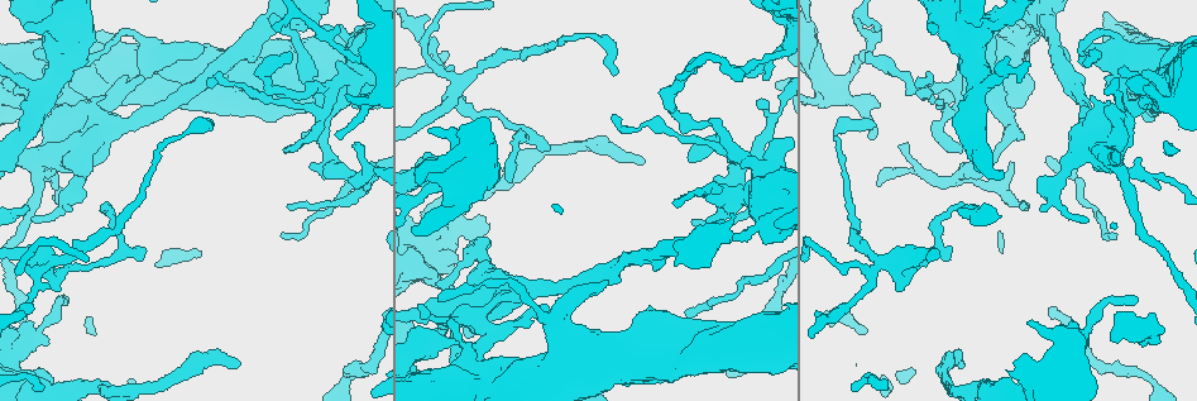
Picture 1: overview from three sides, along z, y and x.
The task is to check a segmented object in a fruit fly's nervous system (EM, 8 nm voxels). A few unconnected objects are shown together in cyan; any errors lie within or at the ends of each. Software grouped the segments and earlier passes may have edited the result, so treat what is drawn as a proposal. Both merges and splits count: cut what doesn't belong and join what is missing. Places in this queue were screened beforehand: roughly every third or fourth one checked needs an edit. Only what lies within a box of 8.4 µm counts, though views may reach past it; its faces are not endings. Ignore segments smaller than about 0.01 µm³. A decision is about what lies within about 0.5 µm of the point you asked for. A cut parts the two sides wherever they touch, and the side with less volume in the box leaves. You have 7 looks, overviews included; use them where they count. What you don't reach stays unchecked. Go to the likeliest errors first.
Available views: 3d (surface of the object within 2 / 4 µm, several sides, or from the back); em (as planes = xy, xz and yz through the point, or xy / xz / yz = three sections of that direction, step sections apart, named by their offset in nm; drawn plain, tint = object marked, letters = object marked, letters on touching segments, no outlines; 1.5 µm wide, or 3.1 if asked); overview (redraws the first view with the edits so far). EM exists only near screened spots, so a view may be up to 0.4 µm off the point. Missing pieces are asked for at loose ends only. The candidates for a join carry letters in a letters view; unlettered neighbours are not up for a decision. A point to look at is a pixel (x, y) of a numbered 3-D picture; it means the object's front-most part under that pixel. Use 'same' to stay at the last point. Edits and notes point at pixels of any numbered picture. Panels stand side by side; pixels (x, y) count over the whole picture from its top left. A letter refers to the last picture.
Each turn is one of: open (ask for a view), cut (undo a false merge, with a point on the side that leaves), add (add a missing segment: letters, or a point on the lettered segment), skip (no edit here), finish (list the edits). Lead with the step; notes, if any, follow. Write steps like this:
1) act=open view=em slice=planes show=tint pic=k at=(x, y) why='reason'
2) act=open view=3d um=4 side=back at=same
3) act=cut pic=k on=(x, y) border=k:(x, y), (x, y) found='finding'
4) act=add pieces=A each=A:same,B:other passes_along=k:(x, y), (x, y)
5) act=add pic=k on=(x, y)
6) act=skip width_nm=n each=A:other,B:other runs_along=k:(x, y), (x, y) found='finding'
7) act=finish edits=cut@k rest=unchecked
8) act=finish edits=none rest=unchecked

act=open view=em slice=planes show=letters pic=1 at=(853, 100) why='thick turns thin'

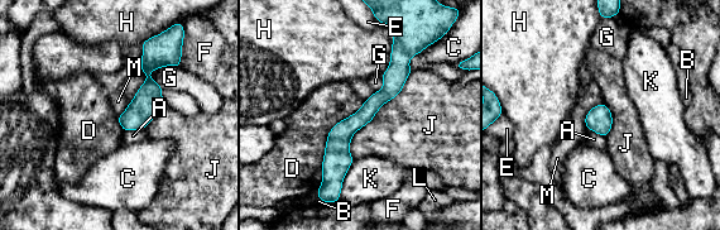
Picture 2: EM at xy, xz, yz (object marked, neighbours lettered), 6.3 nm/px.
act=skip width_nm=140 each=A:other,B:other,C:other,D:other,E:other,F:other,G:other,H:other,J:other,K:other,L:other,M:other border=2:(364, 100), (329, 132), (316, 192) found='continuous, no second neuron'

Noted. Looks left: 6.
act=open view=em slice=xz step=4 show=tint pic=1 at=(1035, 32) why='calibre changes'

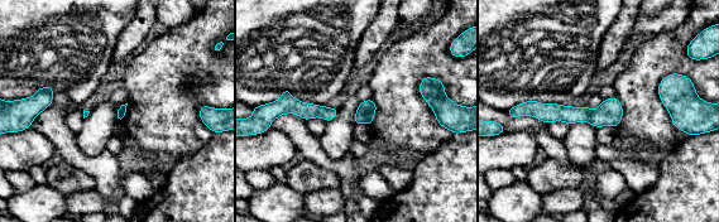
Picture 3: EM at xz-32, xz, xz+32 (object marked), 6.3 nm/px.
act=open view=em slice=planes show=letters at=same

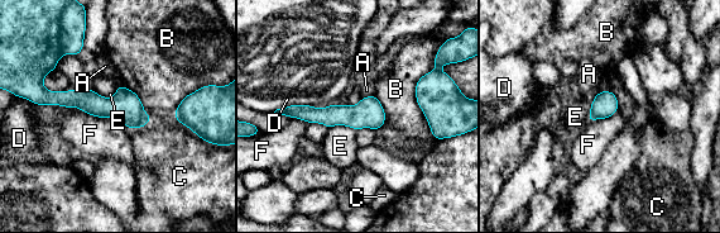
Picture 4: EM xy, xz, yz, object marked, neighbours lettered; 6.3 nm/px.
act=cut pic=4 on=(23, 46) each=A:other,B:other,C:other,D:other,E:other,F:other found='a second neuron is stuck on'

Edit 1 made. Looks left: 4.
act=open view=em slice=planes show=tint pic=1 at=(532, 311) why='sharp bend'

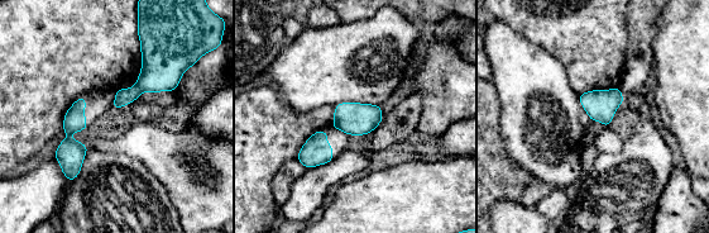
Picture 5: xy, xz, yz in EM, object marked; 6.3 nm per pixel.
act=open view=em slice=planes show=letters at=same

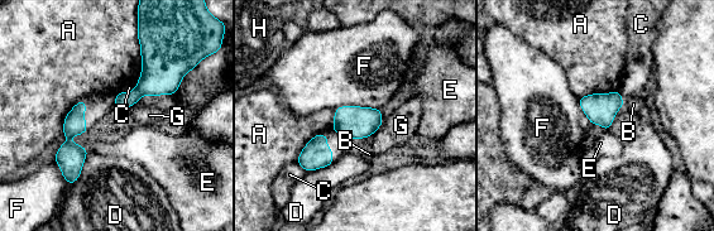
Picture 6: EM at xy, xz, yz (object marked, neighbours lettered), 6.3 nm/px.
act=skip each=A:other,B:other,C:other,D:other,E:other,F:other,G:other,H:other border=6:(379, 107), (338, 106), (335, 109) found='continuous, no second neuron'

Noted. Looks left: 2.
act=finish edits=cut@4 rest=unchecked

